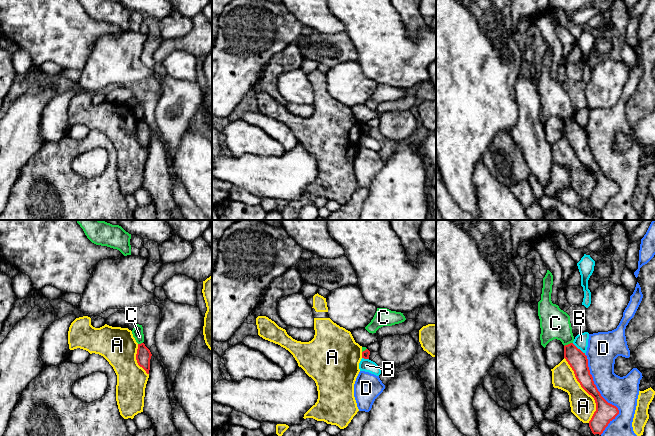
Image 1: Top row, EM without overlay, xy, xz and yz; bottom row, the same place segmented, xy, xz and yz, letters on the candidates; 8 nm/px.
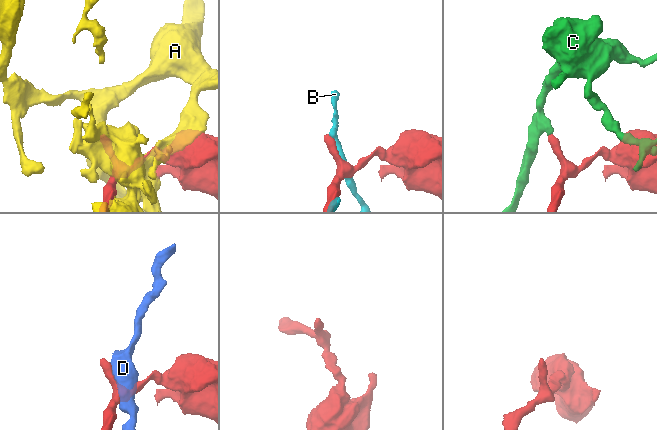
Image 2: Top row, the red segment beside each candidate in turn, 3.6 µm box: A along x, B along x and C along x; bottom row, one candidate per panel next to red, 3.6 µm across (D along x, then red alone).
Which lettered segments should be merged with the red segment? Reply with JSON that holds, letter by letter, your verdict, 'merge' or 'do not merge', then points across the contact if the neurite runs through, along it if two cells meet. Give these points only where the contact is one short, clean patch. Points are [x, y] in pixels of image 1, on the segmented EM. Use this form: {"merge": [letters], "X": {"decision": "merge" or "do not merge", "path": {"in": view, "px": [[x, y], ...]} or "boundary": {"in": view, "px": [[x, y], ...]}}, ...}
{"merge": [], "A": {"decision": "do not merge"}, "B": {"decision": "do not merge"}, "C": {"decision": "do not merge", "boundary": {"in": "yz", "px": [[572, 342], [564, 346]]}}, "D": {"decision": "do not merge"}}

